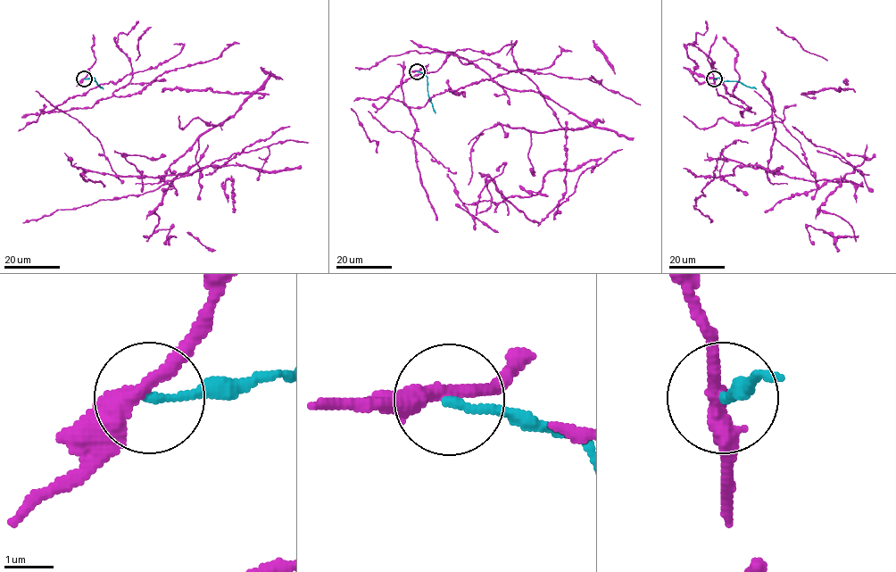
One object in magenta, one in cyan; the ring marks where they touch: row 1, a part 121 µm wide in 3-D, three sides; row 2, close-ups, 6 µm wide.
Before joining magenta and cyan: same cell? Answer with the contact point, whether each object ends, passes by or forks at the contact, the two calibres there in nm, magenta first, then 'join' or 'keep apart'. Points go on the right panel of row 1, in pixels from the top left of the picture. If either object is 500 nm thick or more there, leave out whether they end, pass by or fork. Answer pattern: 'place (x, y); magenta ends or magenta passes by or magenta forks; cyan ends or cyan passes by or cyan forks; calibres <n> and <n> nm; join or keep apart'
place (714, 78); magenta passes by; cyan ends; calibres 320 and 170 nm; keep apart

